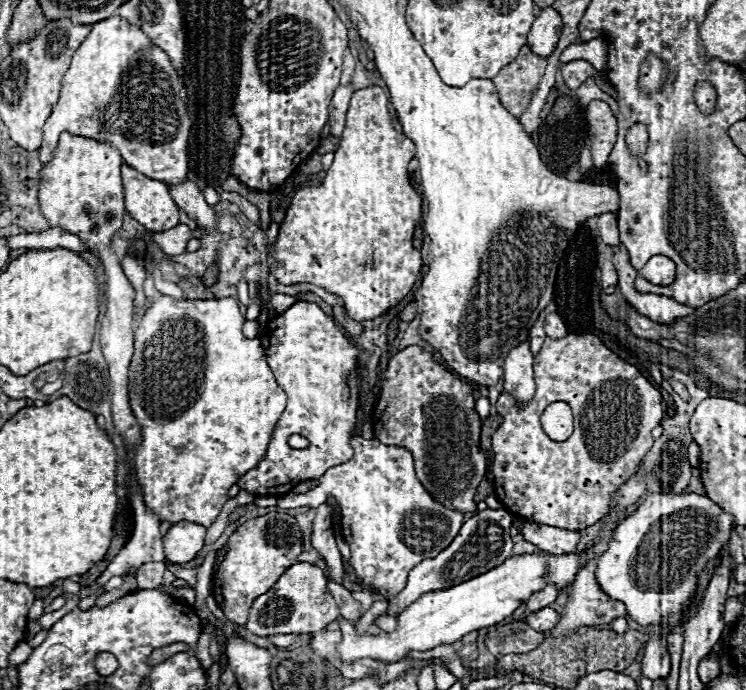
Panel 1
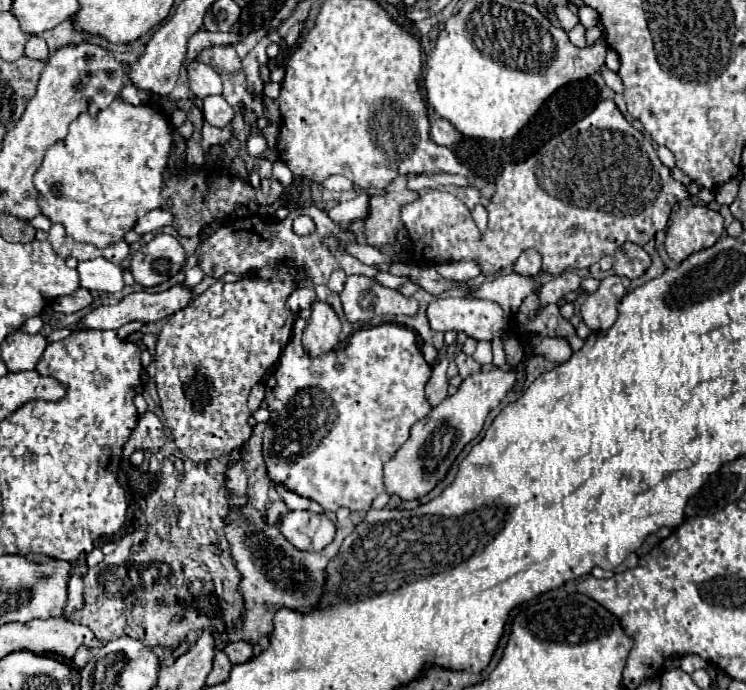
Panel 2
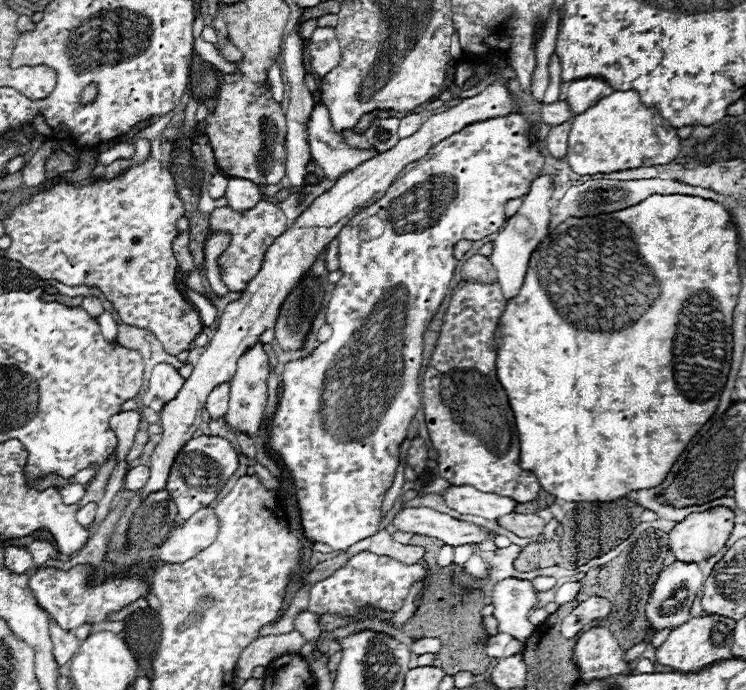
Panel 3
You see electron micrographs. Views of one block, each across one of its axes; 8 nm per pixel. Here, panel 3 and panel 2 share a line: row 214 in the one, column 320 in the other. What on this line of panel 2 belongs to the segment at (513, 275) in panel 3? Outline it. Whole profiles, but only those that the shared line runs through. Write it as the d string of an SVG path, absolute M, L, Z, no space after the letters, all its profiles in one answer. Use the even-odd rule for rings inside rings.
M310 510L286 512L280 518L280 530L290 544L308 552L320 552L334 540L336 534L336 526L326 514Z

